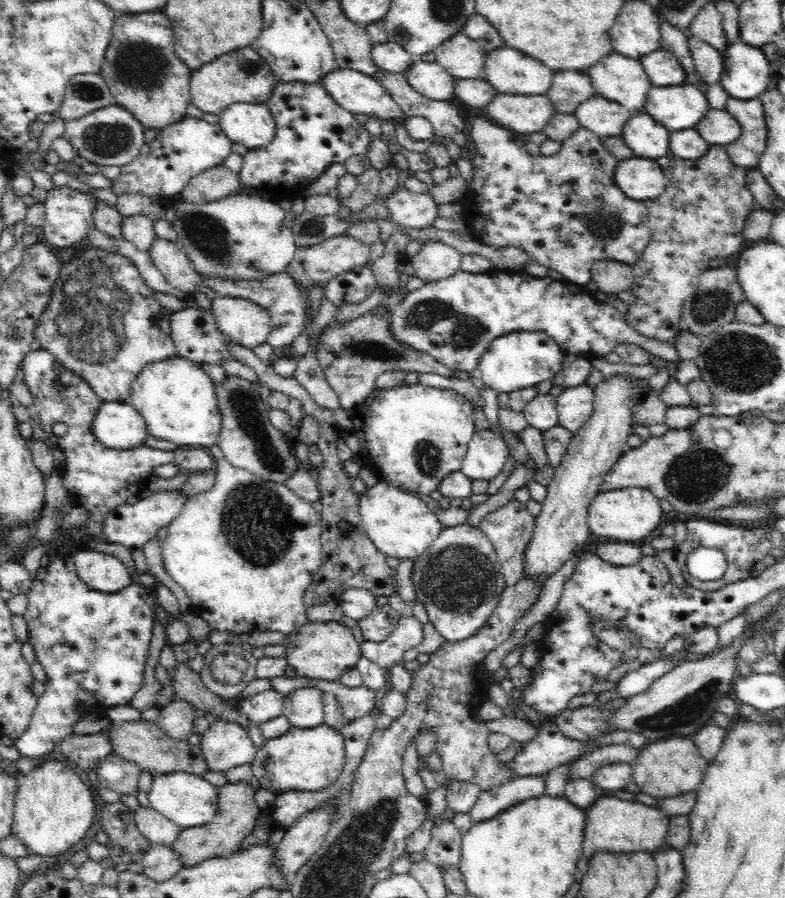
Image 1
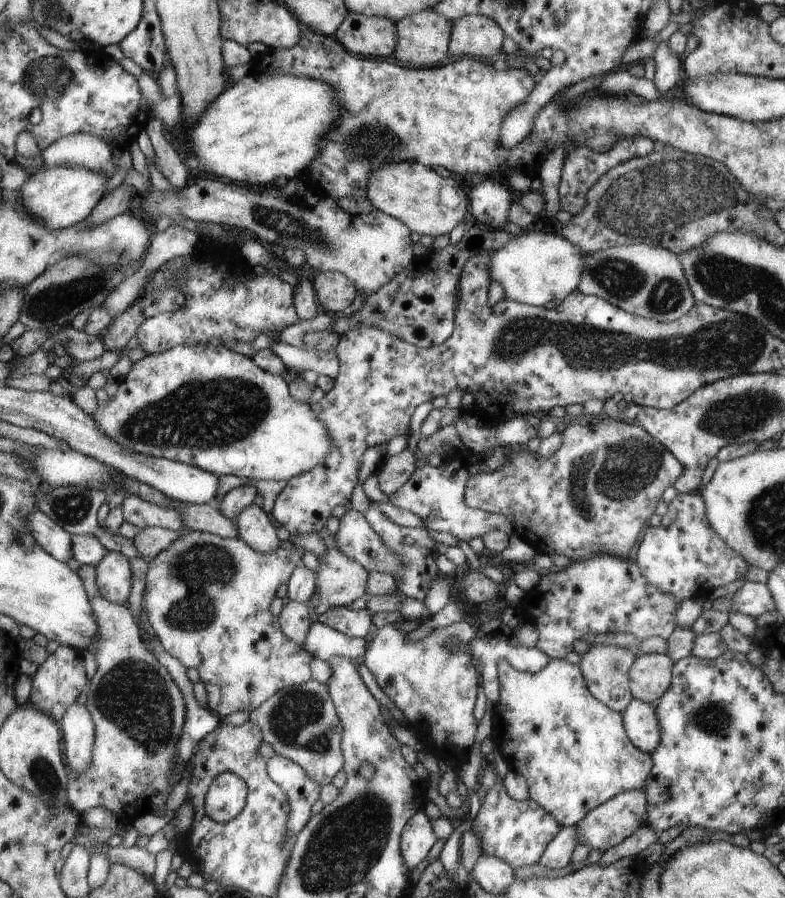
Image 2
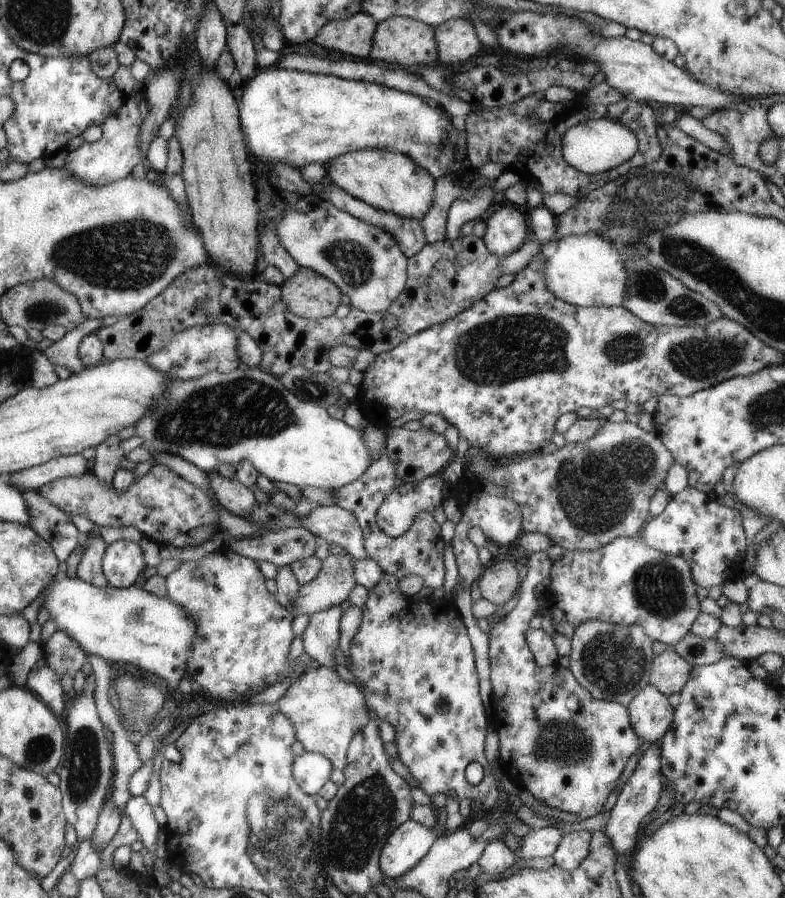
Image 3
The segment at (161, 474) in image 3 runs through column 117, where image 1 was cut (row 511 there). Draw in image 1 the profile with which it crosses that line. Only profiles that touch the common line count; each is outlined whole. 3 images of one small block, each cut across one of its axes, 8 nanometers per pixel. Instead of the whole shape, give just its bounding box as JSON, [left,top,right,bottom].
[480,498,536,588]

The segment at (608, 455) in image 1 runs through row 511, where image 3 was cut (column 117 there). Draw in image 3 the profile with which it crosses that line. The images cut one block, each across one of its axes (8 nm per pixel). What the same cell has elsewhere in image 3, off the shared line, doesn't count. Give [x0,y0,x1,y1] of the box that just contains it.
[101,542,143,590]

